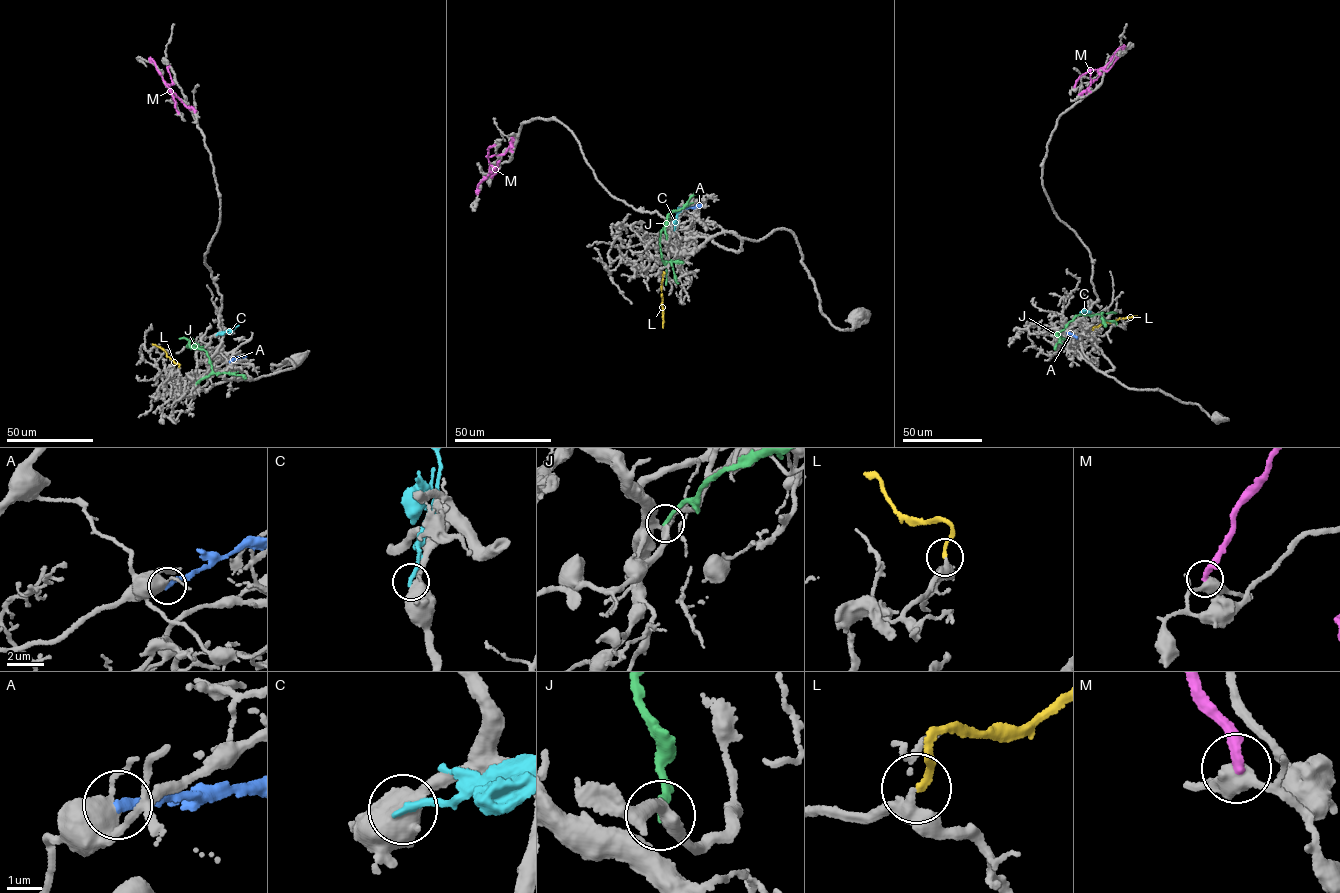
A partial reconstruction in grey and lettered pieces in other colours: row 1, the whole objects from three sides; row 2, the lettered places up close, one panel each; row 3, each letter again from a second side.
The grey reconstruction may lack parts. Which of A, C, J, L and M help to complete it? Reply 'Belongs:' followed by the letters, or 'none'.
Belongs: none

